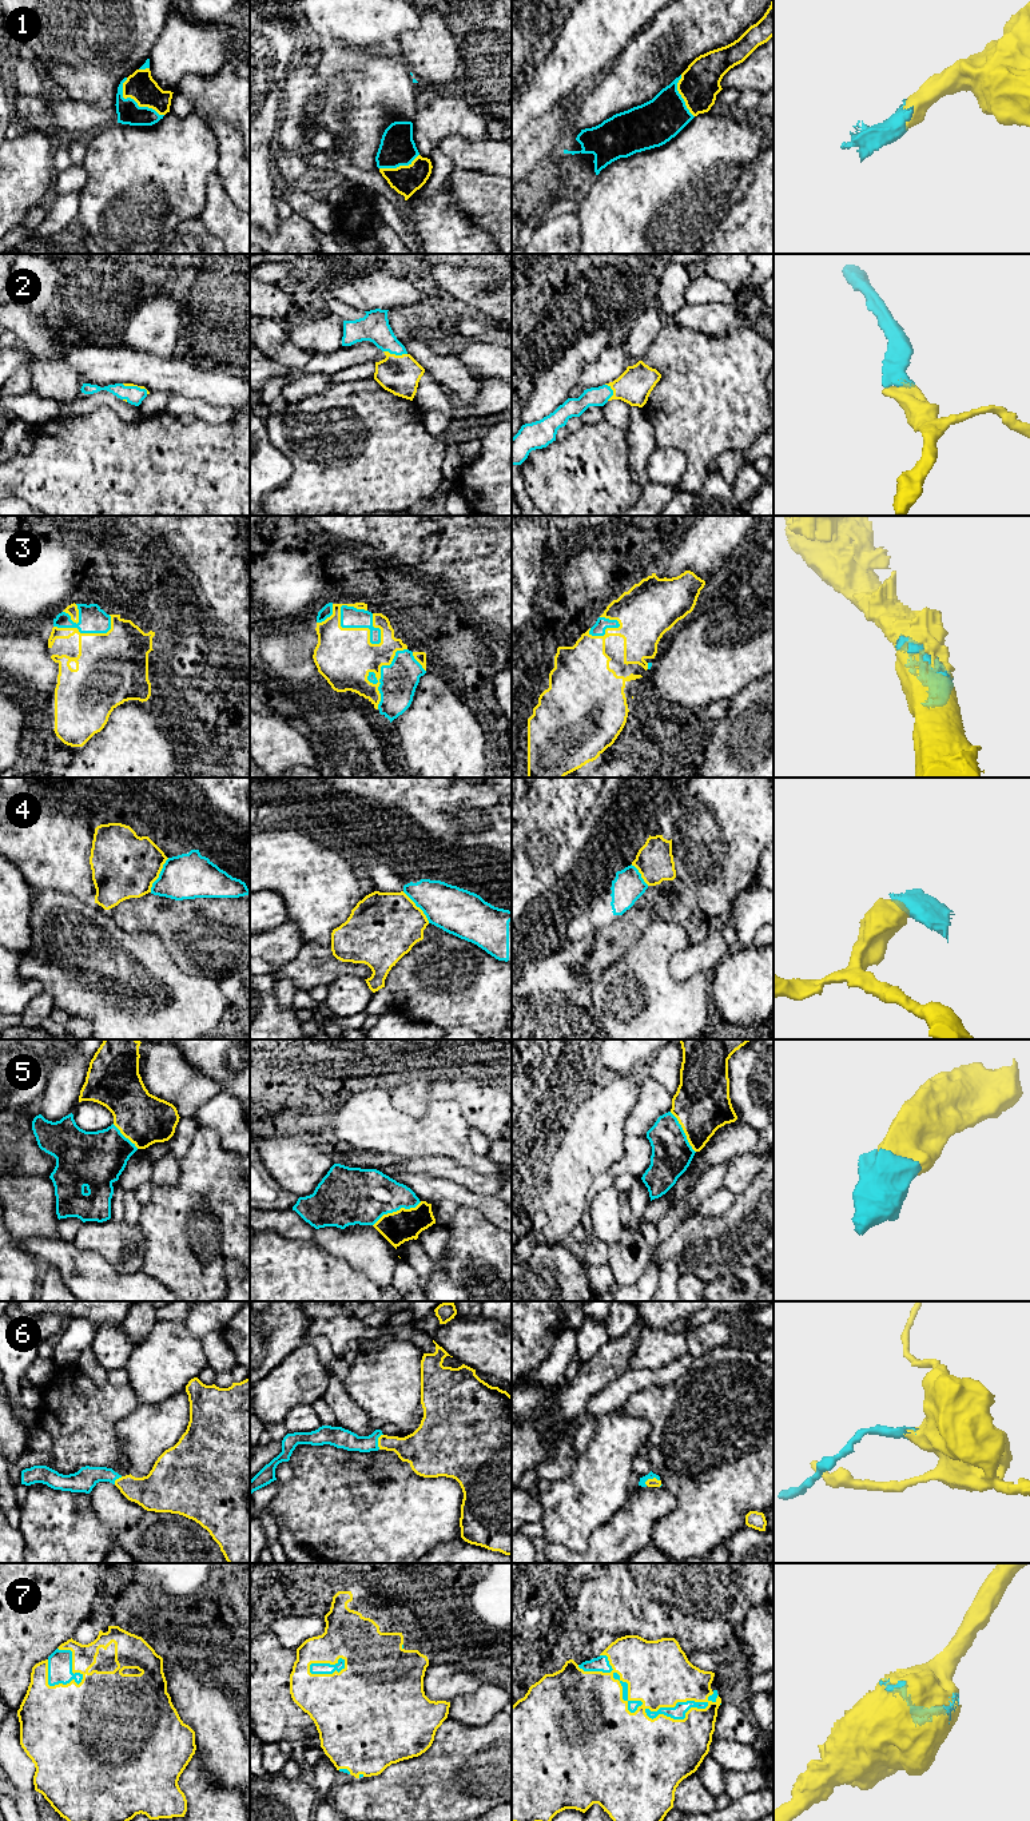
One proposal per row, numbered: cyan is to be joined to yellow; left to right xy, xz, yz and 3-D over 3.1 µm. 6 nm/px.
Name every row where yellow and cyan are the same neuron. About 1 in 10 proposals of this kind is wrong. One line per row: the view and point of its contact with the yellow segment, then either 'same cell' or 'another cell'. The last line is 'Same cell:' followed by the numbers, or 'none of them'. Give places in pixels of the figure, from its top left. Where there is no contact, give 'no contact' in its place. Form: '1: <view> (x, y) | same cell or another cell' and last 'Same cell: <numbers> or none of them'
1: xy (134, 99) | same cell
2: xz (394, 354) | same cell
3: xz (357, 628) | same cell
4: xy (158, 875) | another cell
5: xz (397, 1211) | same cell
6: yz (651, 1479) | same cell
7: yz (617, 1673) | same cell
Same cell: 1, 2, 3, 5, 6, 7

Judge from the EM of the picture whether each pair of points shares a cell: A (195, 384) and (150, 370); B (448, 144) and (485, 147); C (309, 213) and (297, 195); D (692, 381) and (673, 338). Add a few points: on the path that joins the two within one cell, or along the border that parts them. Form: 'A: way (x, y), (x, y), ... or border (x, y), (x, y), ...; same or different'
A: way (185, 378), (160, 374); same
B: way (457, 147), (476, 147); same
C: way (309, 209), (299, 199); same
D: way (692, 370), (692, 365), (677, 349); same

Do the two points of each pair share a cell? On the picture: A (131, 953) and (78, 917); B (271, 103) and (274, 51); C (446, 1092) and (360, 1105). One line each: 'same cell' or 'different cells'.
A: same cell
B: same cell
C: different cells

